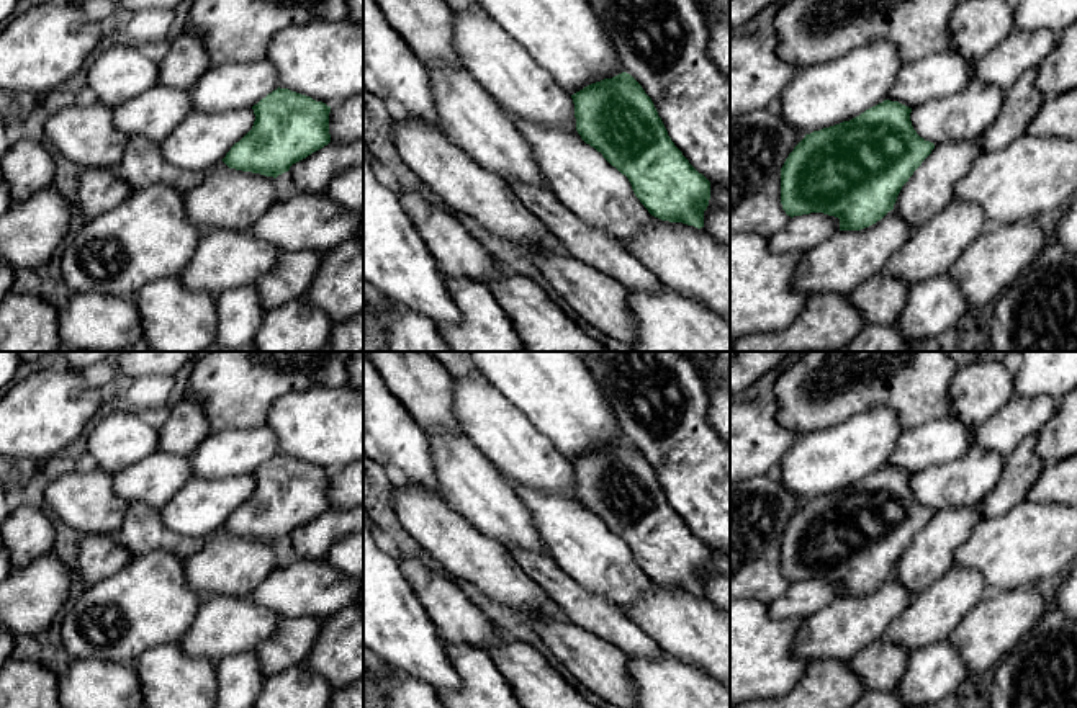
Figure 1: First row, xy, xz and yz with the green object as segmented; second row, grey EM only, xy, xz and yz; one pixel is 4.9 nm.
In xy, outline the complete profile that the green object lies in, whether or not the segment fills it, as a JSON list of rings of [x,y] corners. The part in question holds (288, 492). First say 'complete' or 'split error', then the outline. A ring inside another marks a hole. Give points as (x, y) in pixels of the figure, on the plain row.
complete; [[[278,453],[252,476],[252,495],[223,525],[229,535],[277,544],[331,509],[331,473],[311,463]]]

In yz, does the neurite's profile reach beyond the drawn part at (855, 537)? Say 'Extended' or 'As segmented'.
As segmented

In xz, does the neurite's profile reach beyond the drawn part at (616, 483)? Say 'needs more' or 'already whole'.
already whole

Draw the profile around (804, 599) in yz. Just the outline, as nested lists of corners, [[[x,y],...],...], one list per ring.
[[[823,579],[794,582],[769,605],[769,616],[776,620],[809,618],[840,597],[840,585]]]

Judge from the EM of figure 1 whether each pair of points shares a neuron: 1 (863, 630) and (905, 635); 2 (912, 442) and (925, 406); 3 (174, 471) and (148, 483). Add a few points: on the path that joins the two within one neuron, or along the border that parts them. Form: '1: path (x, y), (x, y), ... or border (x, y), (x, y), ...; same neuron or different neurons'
1: border (910, 604), (883, 636); different neurons
2: border (948, 412), (904, 430); different neurons
3: path (167, 473), (154, 479); same neuron

